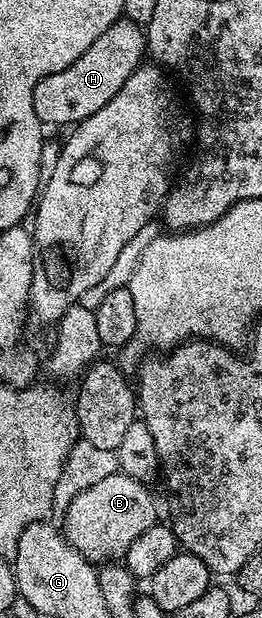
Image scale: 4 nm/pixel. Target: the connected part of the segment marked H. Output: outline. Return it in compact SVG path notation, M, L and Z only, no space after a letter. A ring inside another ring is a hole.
M121 17L74 61L62 73L50 73L50 77L42 77L38 85L34 85L34 113L38 113L41 124L57 123L58 126L67 128L86 121L106 101L110 101L126 85L130 73L134 73L146 59L146 31L141 24L130 18ZM68 123L68 124L67 124Z

